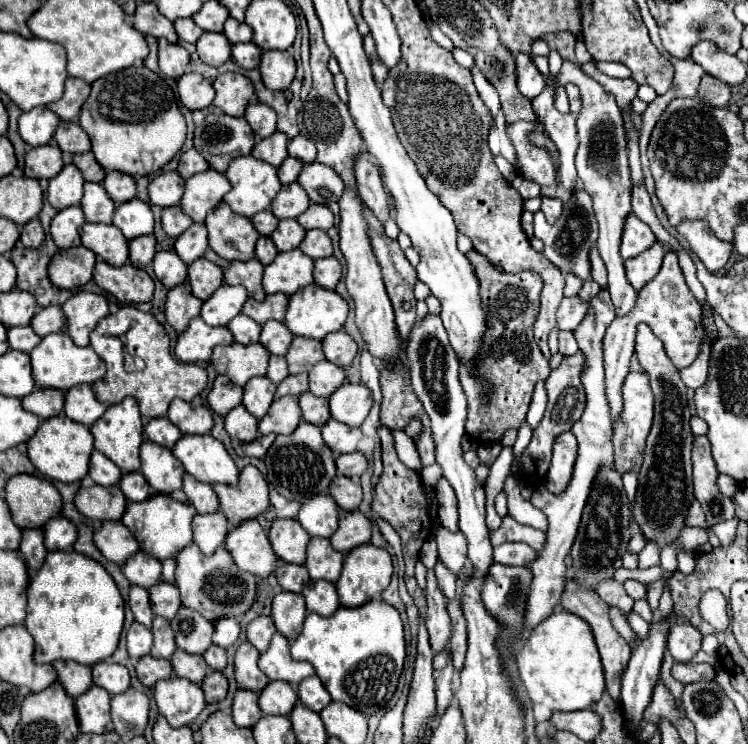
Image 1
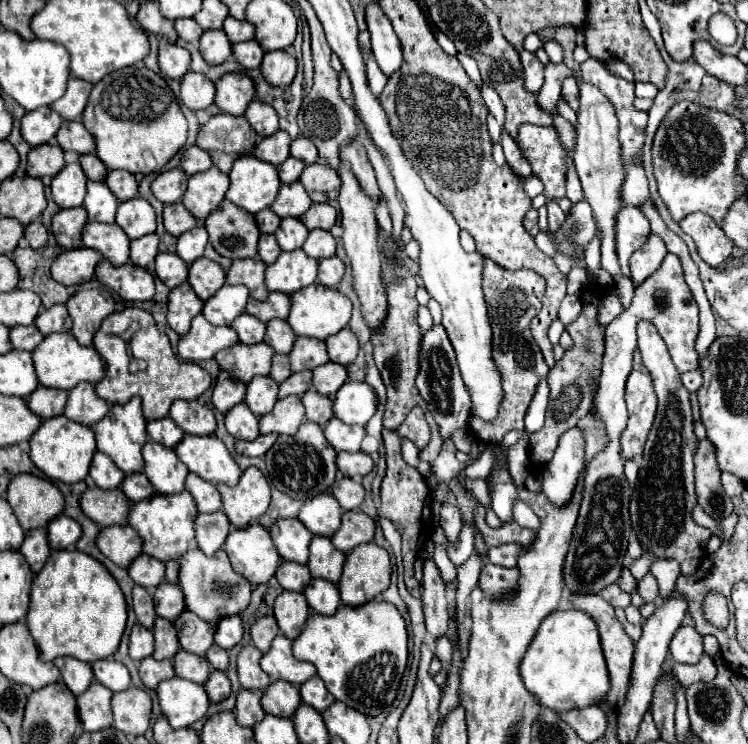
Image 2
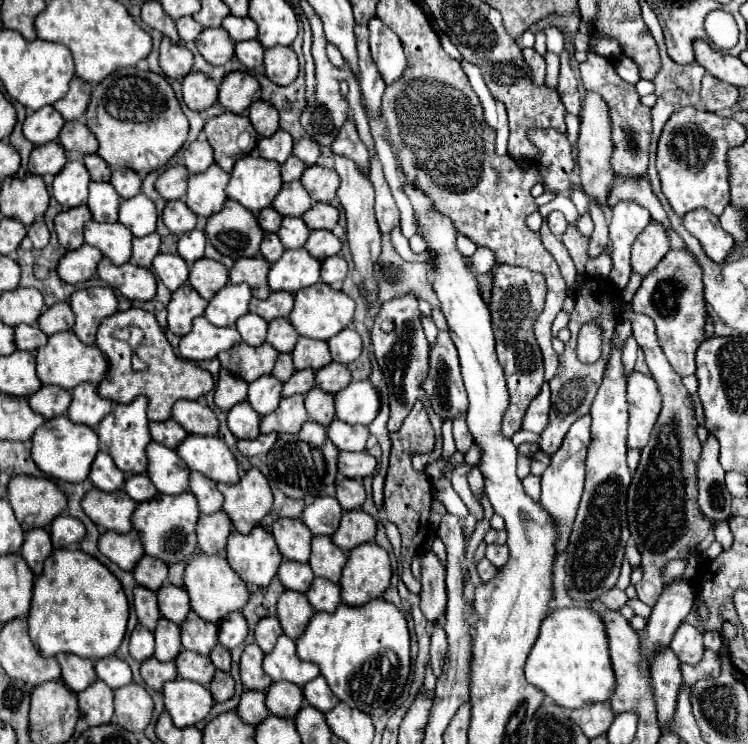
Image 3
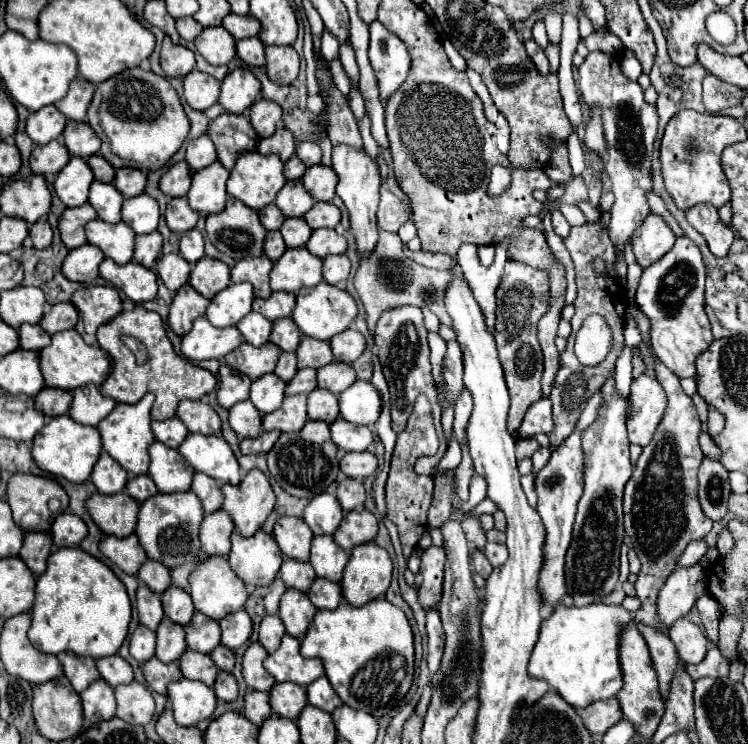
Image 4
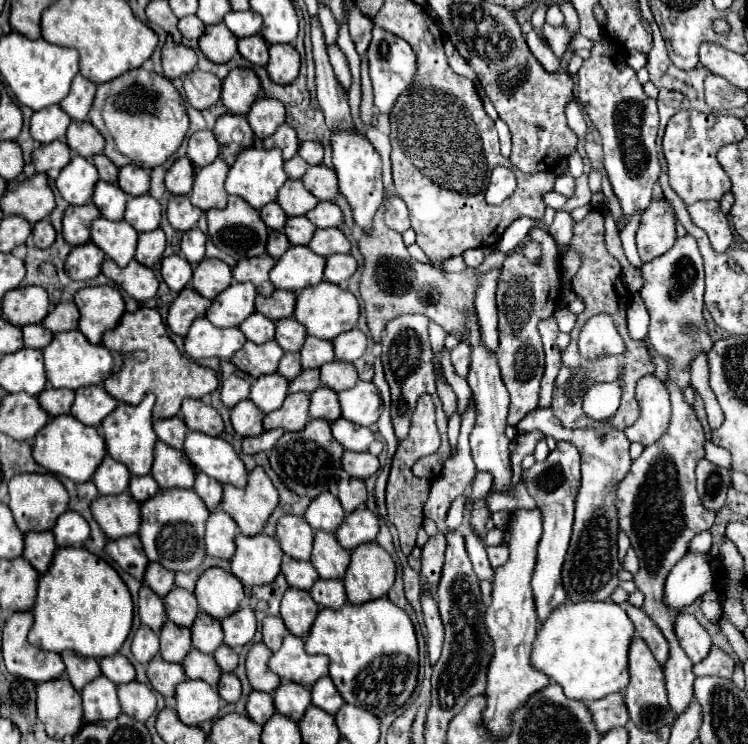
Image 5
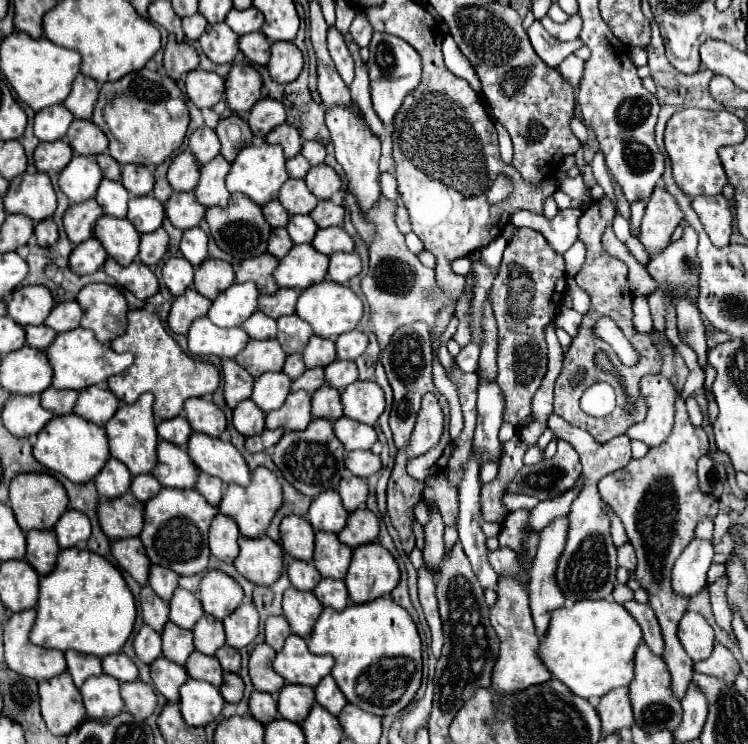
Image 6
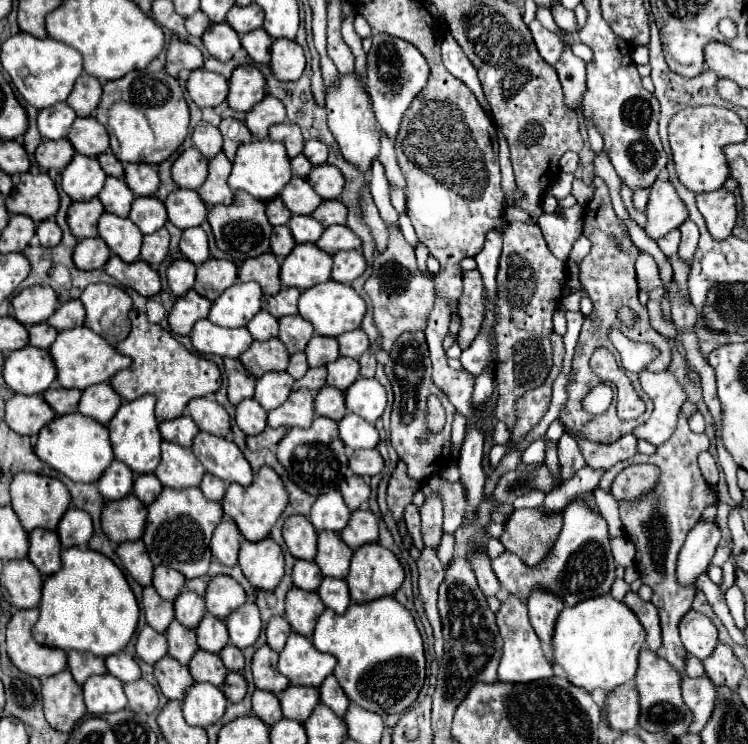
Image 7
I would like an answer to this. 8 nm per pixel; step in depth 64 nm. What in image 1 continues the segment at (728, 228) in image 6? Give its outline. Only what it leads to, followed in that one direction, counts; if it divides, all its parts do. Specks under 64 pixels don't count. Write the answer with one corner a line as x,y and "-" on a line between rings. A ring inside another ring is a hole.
686,220
676,226
676,230
688,240
690,250
702,260
702,264
708,268
708,272
718,272
724,268
732,254
732,244
716,240
712,230
708,228
708,222
704,220

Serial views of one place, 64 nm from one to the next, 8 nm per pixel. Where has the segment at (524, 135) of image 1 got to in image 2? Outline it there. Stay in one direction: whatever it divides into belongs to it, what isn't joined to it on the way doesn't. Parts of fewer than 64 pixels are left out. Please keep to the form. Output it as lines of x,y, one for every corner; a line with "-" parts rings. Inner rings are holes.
532,126
520,128
516,144
532,166
532,176
544,184
546,198
562,198
566,194
566,160
564,150
552,130

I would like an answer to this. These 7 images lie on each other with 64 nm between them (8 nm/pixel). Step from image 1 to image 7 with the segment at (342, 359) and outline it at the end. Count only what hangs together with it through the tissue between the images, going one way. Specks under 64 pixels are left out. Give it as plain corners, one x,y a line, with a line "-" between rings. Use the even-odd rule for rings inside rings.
358,328
358,330
352,330
352,332
344,332
338,336
338,344
340,344
340,356
350,356
354,354
352,358
358,360
358,354
364,354
370,346
368,342
368,336

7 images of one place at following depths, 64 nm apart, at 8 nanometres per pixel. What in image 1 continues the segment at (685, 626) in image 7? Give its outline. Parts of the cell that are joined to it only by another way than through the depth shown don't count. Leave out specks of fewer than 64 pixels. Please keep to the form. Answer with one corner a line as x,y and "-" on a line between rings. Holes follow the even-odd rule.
674,624
668,636
668,650
676,662
688,662
700,650
702,634
692,624

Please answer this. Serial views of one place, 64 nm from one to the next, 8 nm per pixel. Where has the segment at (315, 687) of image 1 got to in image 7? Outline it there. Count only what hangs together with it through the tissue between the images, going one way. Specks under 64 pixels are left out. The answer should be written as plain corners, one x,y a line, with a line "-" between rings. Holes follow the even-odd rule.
328,676
322,684
320,684
320,702
326,704
336,716
344,716
350,700
348,696
344,694
344,690
340,688
336,676

